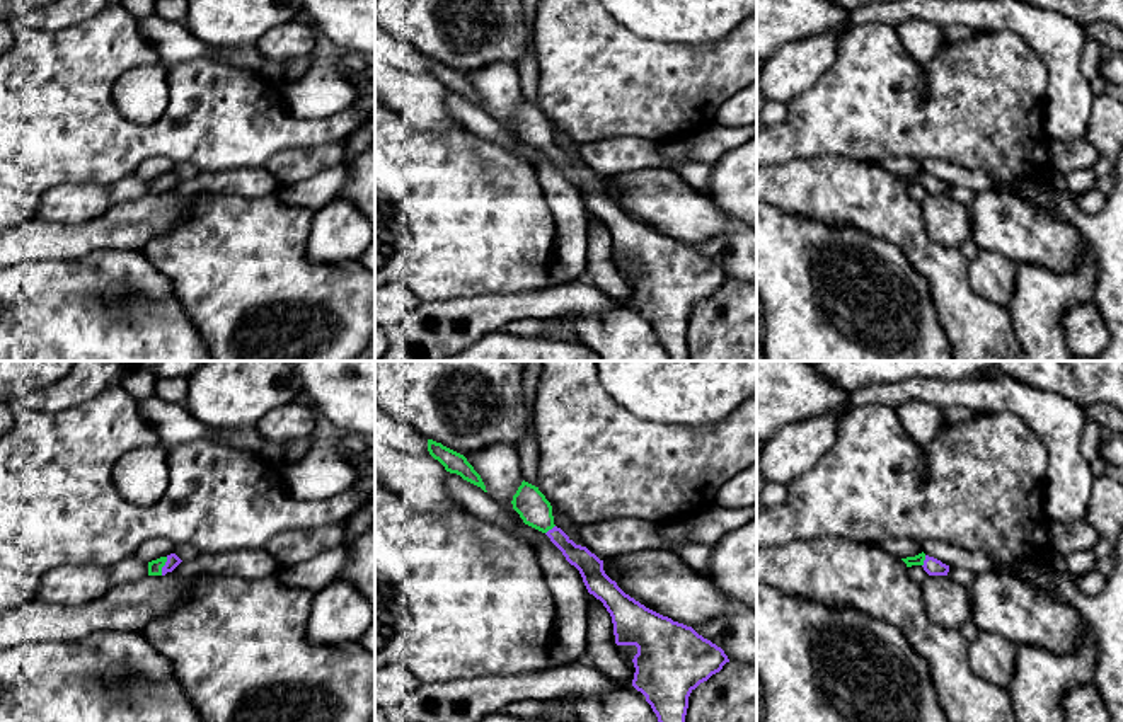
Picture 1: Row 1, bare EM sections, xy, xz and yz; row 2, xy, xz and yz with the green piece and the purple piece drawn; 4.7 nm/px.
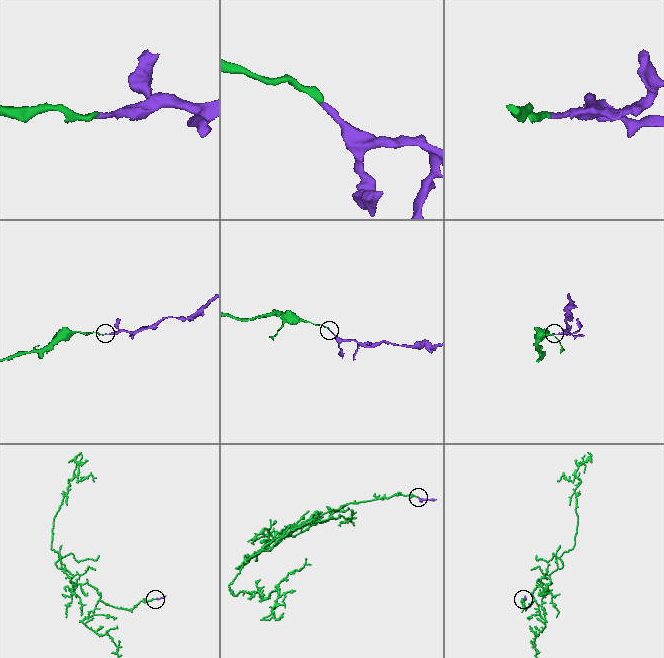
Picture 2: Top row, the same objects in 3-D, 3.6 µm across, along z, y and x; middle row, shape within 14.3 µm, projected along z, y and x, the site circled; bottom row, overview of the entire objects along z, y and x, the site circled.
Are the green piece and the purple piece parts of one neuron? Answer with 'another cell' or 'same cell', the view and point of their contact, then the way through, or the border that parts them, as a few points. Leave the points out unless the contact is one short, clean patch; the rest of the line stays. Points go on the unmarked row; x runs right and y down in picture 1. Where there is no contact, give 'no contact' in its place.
same cell | xy (164, 183) | across xy (155, 184), (164, 183), (172, 179)

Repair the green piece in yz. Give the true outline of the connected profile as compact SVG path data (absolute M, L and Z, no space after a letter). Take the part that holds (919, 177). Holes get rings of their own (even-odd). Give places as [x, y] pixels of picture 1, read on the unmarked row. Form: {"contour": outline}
{"contour": "M924 170L915 175L901 177L907 186L922 184L929 194L947 194L949 184L942 182L941 179L925 174Z"}

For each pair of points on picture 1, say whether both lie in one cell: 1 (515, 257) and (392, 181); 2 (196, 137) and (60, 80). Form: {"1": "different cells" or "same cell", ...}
{"1": "same cell", "2": "same cell"}

